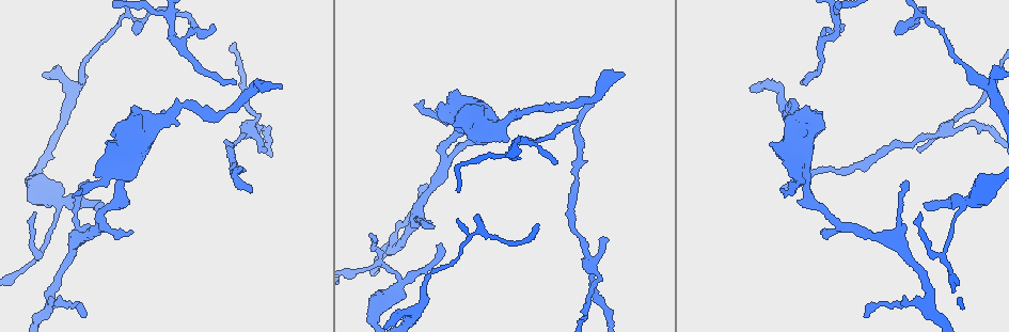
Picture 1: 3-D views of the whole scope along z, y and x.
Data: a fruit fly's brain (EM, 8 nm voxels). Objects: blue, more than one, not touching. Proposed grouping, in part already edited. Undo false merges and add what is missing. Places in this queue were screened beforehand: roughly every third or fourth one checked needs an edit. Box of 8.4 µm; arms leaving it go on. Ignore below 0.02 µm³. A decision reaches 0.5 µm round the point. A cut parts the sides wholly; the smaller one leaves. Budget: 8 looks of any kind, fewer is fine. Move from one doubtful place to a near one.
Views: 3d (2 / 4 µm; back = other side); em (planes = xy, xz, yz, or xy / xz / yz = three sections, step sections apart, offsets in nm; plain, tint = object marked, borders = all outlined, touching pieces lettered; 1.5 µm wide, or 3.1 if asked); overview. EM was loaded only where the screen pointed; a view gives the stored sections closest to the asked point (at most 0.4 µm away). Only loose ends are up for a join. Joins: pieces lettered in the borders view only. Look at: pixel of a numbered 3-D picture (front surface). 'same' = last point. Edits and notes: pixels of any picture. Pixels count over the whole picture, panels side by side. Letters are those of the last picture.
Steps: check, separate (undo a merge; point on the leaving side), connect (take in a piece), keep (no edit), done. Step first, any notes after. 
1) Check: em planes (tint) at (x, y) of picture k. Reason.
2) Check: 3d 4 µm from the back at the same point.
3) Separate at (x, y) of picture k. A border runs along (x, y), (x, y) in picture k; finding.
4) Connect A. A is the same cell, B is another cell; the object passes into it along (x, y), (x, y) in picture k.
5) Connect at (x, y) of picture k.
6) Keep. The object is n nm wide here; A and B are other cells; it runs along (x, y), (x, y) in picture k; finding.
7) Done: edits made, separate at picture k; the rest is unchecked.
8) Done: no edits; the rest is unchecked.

Check: 3d 2 µm from the back at (441, 244) of picture 1. Branch stops here.

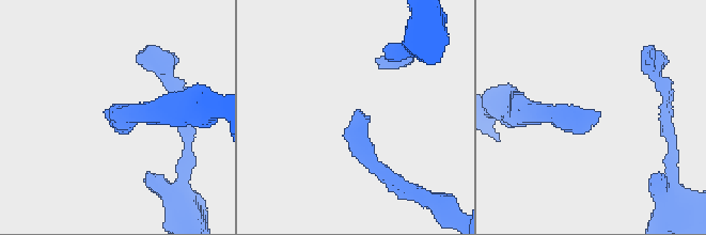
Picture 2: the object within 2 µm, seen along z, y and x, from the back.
Check: em xz step 8 (tint) at (358, 110) of picture 2.

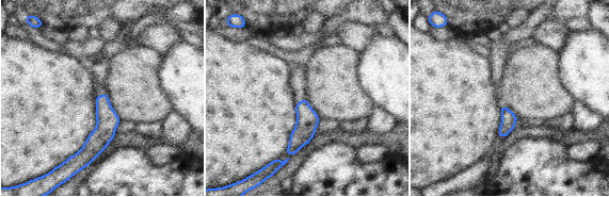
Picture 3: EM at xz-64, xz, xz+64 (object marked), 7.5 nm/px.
Check: em planes (borders) at the same point.

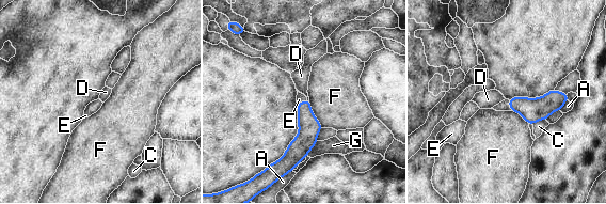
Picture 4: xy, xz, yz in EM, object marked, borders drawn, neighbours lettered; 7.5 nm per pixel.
Connect E. The object is 140 nm wide here; the longest contact is with F, 220 nm; E is the same cell, A, C, D, F and G are other cells; the neuron continues.

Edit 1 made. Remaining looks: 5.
Check: em planes (plain) at (252, 189) of picture 1. Tapers out.

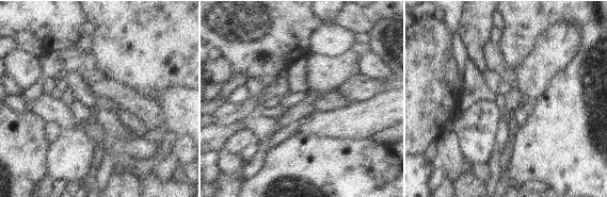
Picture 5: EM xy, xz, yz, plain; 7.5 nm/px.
Check: em planes (borders) at the same point. What lies round it.

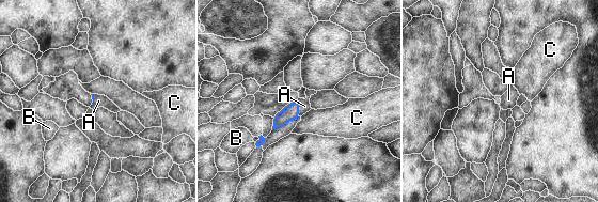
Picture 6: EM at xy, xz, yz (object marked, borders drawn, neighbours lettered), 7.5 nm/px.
Connect A. A is the same cell, B and C are other cells; the object passes into it along (290, 111), (298, 108), (304, 106) in picture 6; it goes on there.

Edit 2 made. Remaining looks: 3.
Check: overview.

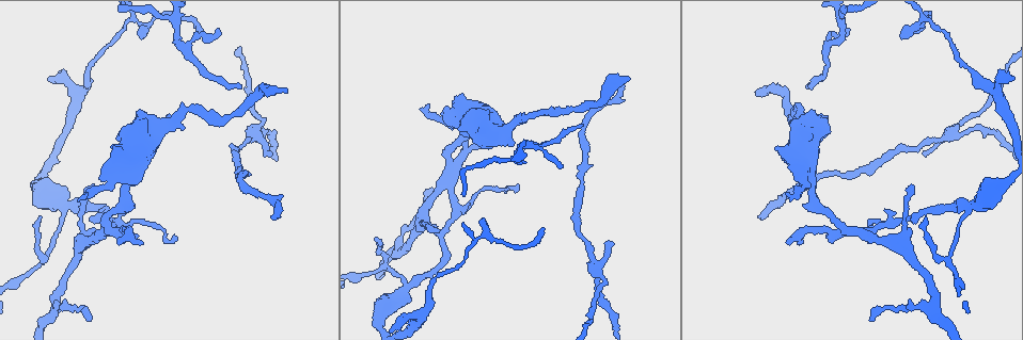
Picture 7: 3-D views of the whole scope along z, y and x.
Check: em planes (borders) at (786, 242) of picture 7. Thin end.

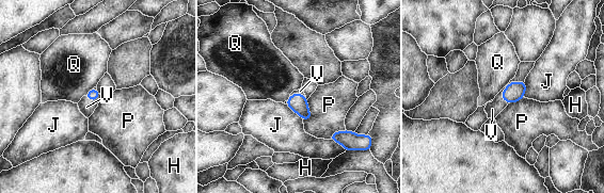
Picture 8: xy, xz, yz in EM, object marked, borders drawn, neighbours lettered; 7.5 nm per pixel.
Connect V. V is the same cell, H, J, P and Q are other cells; the object passes into it along (514, 91), (502, 94), (492, 109) in picture 8; the neuron continues.

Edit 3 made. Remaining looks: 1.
Done: edits made, connect at picture 4, connect at picture 6, connect at picture 8; the rest is unchecked.

